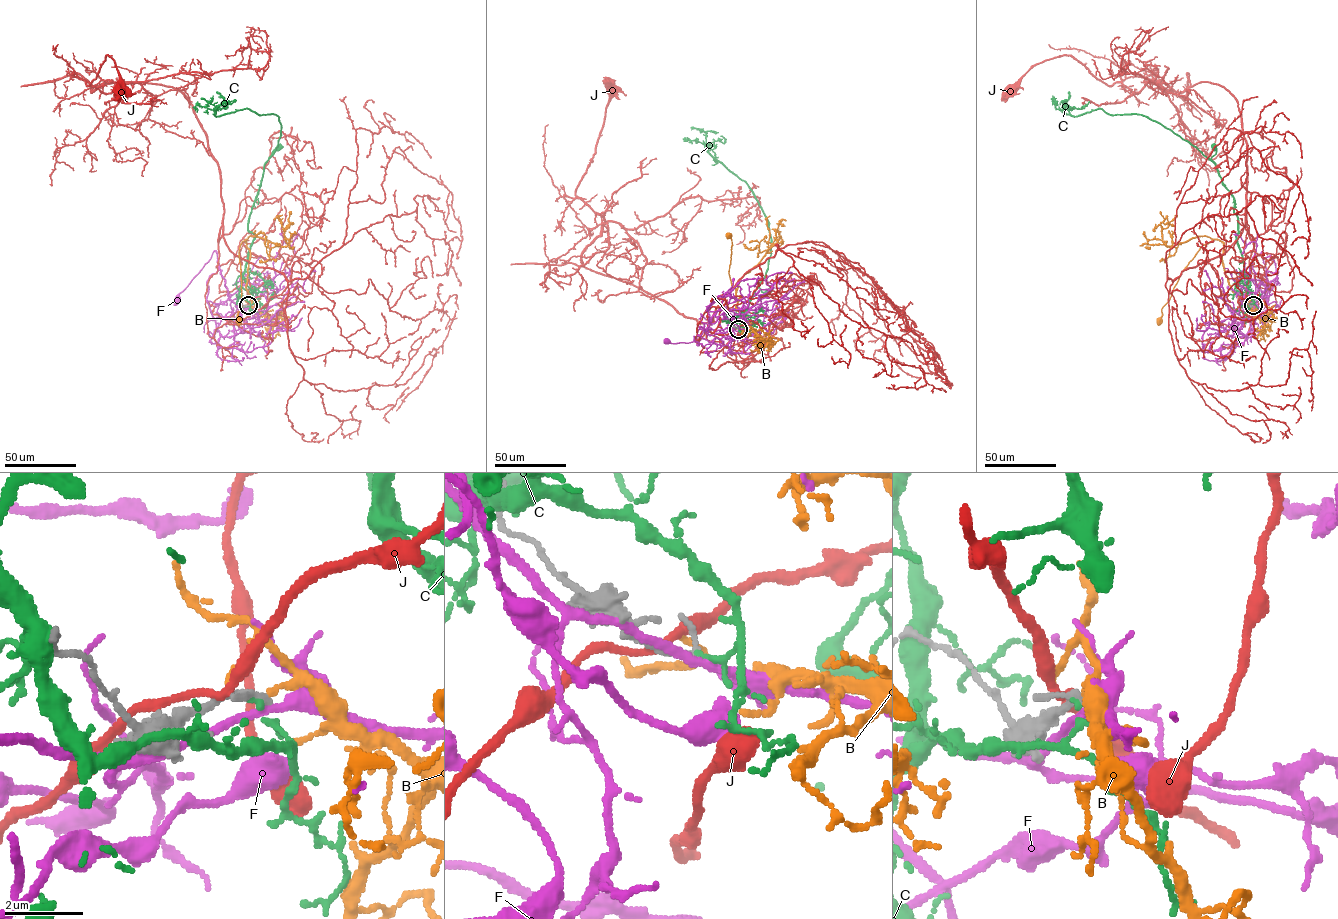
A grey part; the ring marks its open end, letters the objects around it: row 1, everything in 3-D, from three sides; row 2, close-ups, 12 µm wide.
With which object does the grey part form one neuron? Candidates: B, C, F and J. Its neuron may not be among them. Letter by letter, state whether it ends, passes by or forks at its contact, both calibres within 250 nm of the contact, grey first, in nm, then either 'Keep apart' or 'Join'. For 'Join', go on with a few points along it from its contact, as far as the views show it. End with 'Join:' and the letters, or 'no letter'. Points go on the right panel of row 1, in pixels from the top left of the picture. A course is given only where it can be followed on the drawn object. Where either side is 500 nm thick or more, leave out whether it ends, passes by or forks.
B: It passes by. Thickness 140 nm (grey) against 110 nm. Keep apart
C: It passes by. Thickness 160 nm (grey) against 80 nm. Keep apart
F: It passes by. Thickness 130 nm (grey) against 240 nm. Keep apart
J: It passes by. Thickness 150 nm (grey) against 200 nm. Keep apart
Join: no letter

